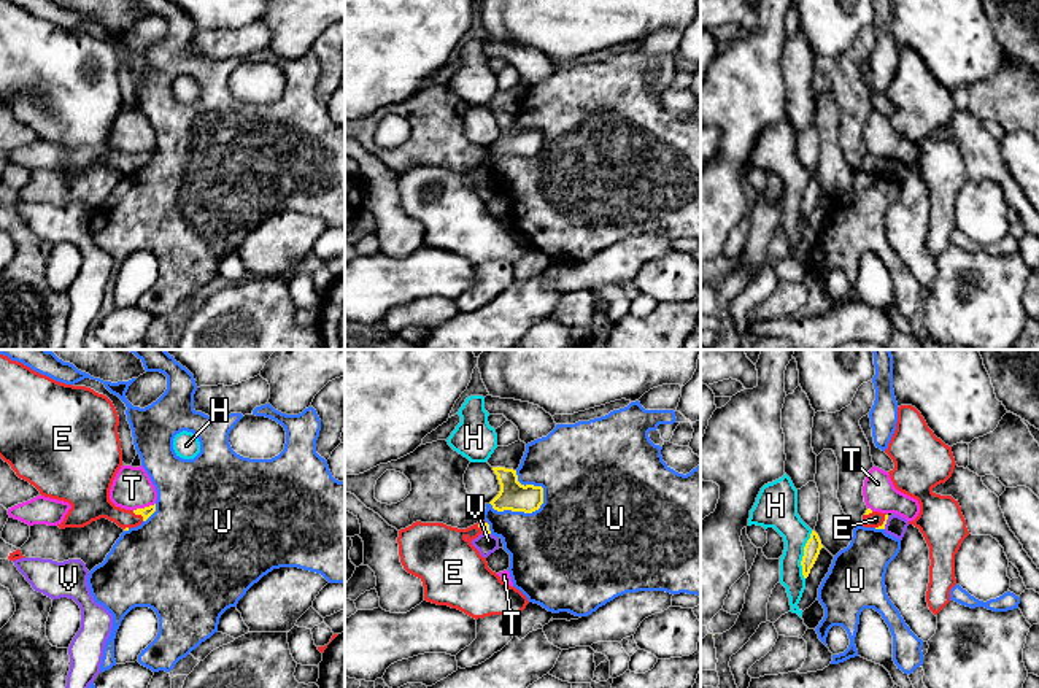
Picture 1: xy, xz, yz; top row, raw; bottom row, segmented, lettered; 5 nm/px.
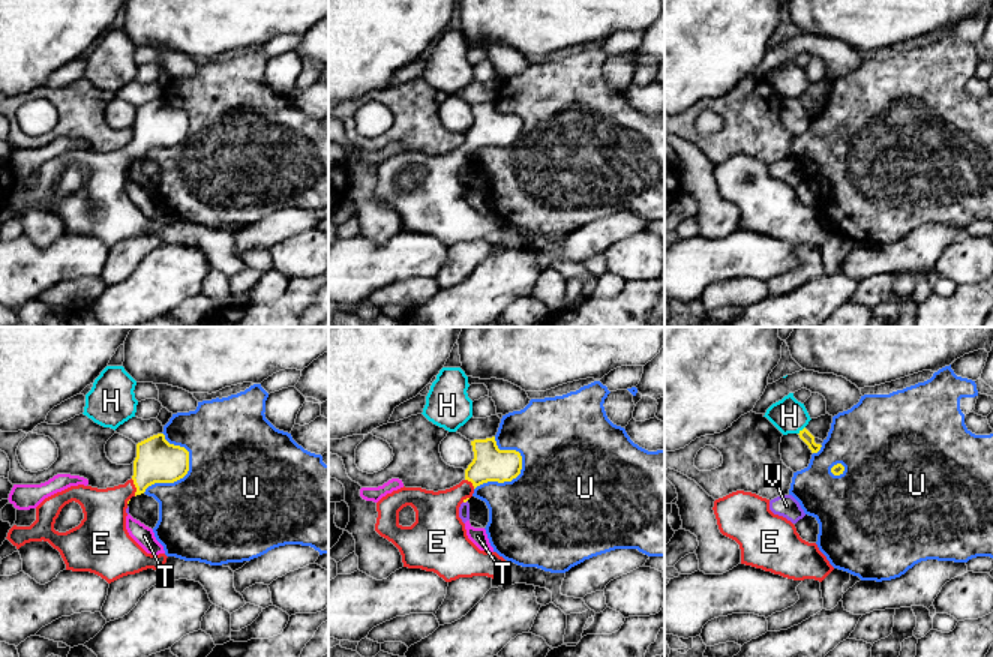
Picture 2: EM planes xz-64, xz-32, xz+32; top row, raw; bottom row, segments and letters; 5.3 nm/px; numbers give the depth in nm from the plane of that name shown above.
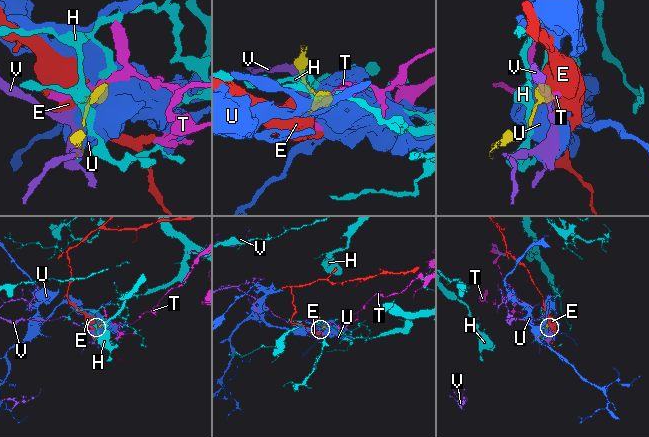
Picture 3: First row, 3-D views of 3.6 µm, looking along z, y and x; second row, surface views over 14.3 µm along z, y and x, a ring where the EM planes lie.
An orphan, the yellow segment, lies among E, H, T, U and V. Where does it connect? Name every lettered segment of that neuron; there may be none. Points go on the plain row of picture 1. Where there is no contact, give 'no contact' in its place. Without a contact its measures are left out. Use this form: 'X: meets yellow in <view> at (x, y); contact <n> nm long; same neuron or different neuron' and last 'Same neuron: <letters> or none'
E: meets yellow in xy at (139, 158); contact 80 nm long; same neuron
H: meets yellow in yz at (804, 199); contact 260 nm long; different neuron
T: meets yellow in xy at (145, 151); contact 130 nm long; different neuron
U: meets yellow in xz at (523, 154); contact 300 nm long; different neuron
V: meets yellow in yz at (885, 167); contact 70 nm long; different neuron
Same neuron: E

